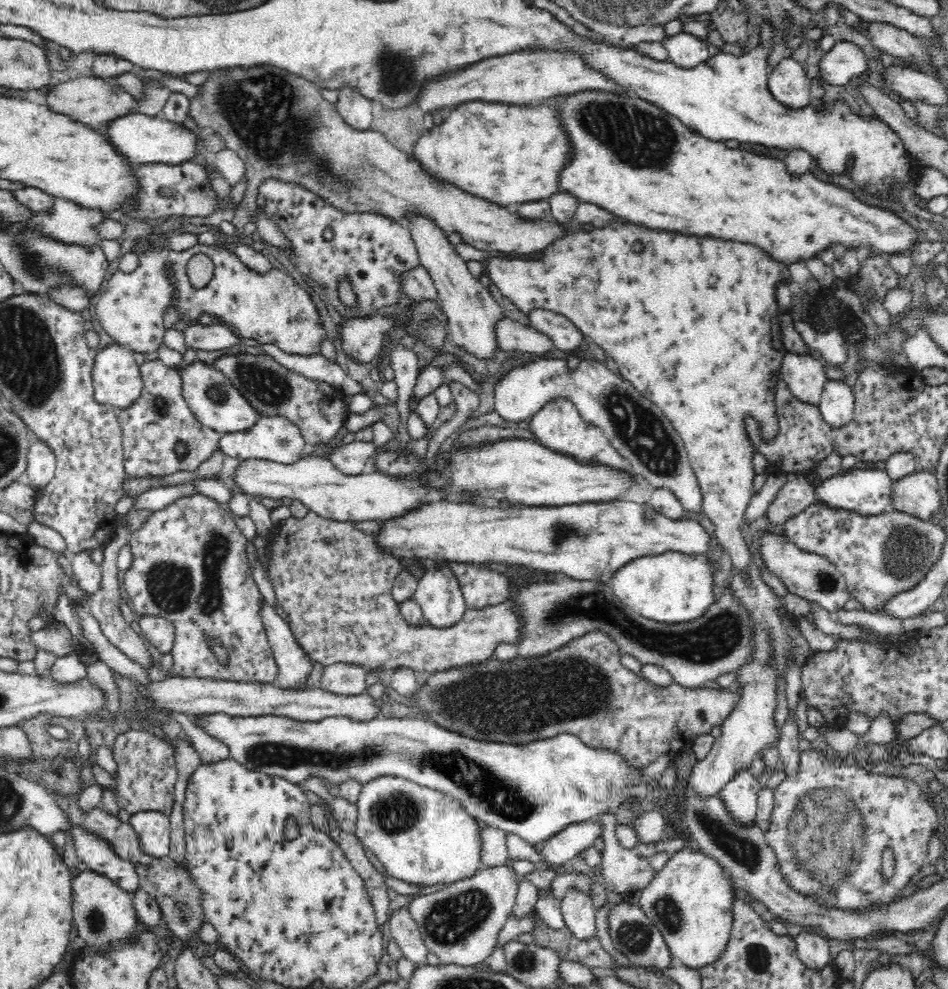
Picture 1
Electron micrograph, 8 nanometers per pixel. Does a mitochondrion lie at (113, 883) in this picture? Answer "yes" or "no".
no

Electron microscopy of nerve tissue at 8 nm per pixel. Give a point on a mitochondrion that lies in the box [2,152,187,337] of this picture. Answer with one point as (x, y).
(36, 266)

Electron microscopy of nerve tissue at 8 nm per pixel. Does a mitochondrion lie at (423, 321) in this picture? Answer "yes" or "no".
yes

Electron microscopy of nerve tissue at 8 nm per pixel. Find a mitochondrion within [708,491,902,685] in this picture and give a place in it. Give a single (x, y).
(827, 582)

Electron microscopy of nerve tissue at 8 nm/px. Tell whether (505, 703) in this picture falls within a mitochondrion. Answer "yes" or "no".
yes

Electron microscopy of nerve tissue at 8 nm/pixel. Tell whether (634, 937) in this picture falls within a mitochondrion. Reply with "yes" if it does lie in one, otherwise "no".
yes

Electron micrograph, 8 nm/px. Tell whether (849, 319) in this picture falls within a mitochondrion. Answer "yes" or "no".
no

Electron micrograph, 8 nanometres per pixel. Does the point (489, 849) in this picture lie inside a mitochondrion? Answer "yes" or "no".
no

